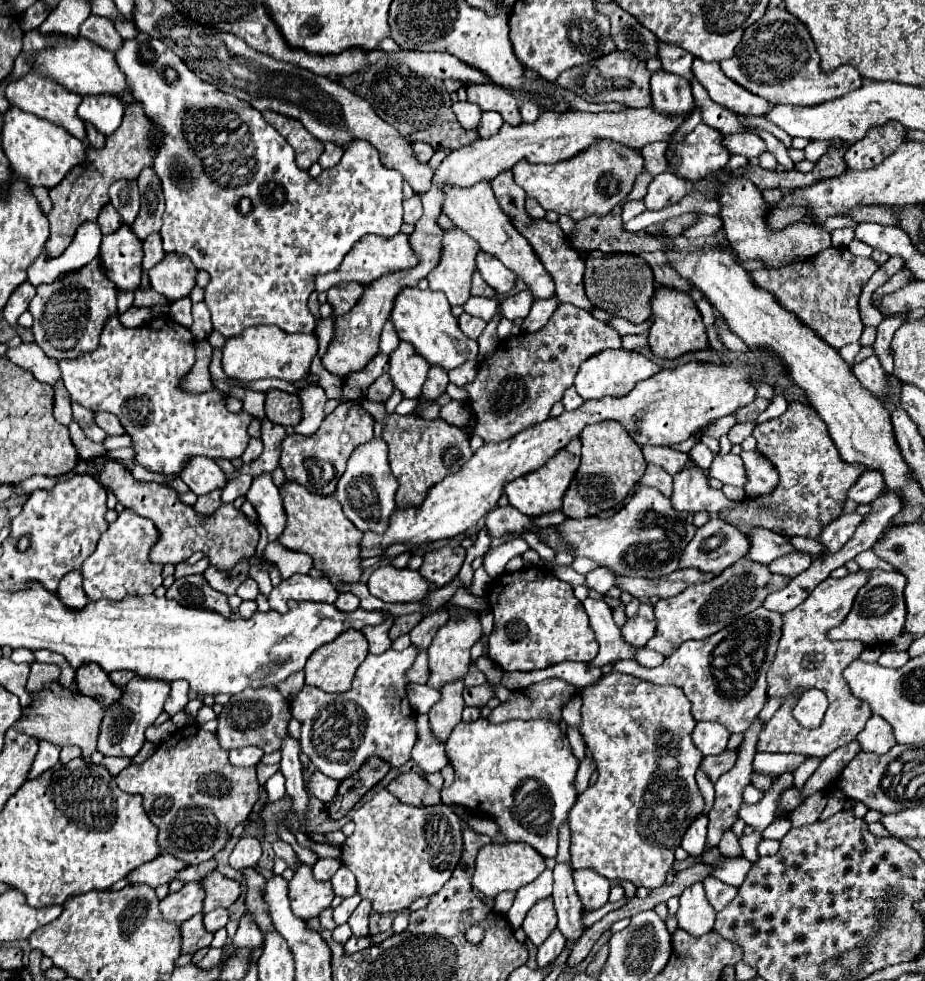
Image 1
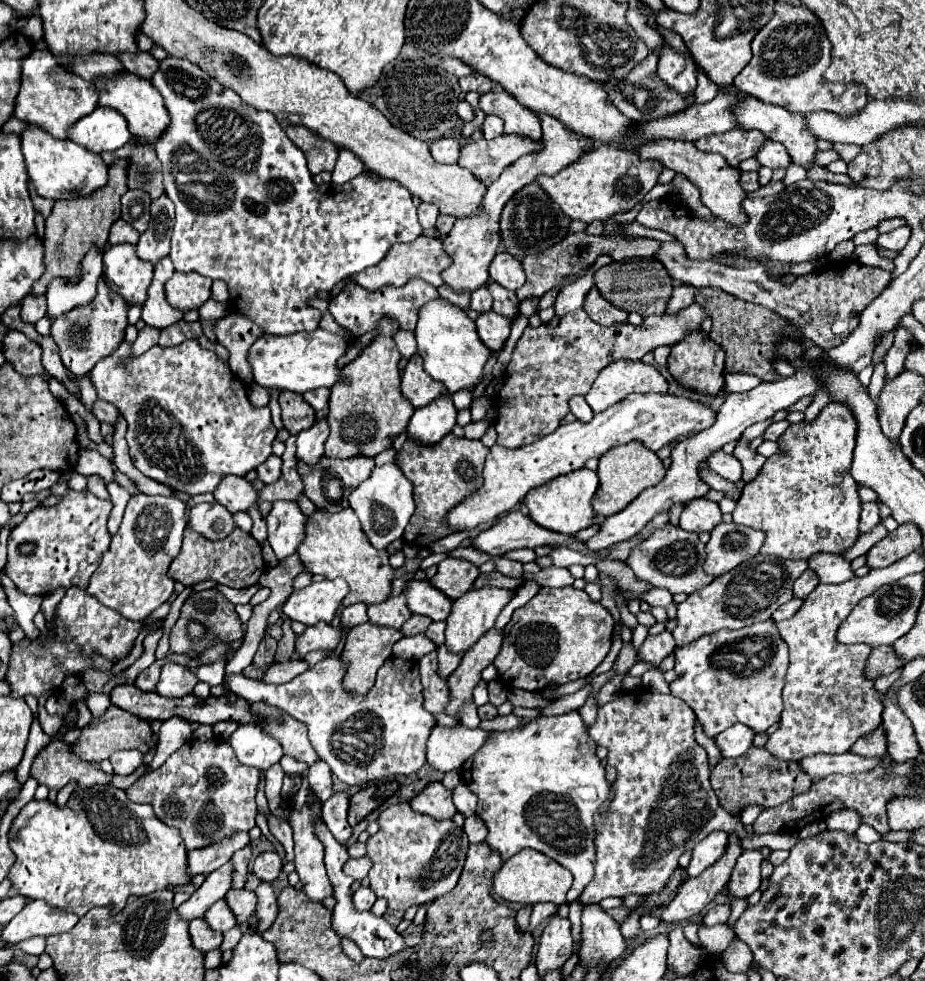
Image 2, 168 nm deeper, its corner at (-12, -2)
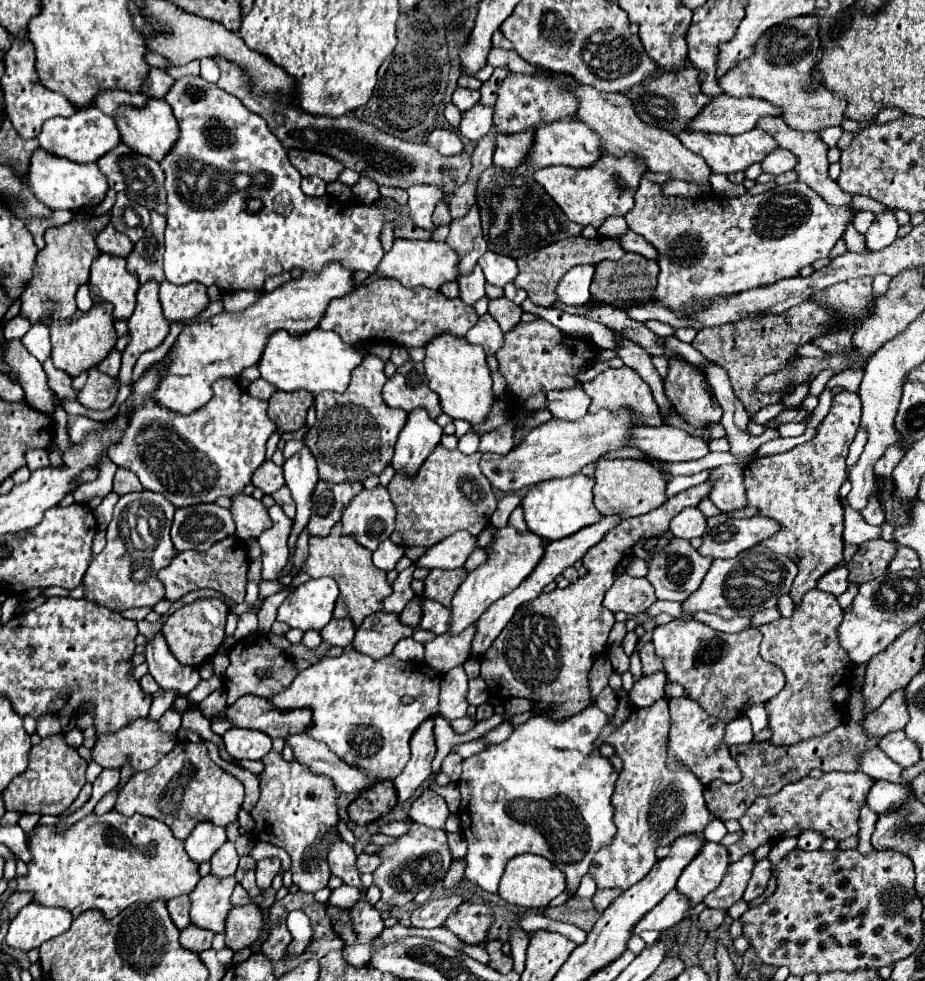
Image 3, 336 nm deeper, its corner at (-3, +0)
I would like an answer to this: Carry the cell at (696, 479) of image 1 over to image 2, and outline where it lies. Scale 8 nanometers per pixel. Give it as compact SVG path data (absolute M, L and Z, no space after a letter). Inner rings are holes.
M698 497L694 501L690 501L682 515L680 515L680 527L686 531L712 531L722 519L722 511L718 507L718 503L706 499L706 497Z

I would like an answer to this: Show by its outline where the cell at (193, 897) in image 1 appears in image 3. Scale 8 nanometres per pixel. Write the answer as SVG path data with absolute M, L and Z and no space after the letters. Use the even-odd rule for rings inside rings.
M227 841L227 843L223 843L223 845L213 853L213 857L211 857L213 875L217 875L217 877L235 875L237 863L239 863L239 855L237 855L237 851L235 851L235 843Z

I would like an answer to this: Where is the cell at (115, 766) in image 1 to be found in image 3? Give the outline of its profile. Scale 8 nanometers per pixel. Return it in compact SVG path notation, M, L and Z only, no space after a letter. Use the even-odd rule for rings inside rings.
M63 735L45 737L39 745L35 745L29 753L29 767L25 775L19 775L9 787L3 791L3 805L7 811L17 813L39 813L39 815L59 815L77 799L81 787L87 783L85 779L87 761L79 757L73 747L67 747Z

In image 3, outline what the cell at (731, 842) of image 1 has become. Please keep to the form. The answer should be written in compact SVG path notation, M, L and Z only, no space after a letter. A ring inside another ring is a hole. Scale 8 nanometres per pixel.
M745 855L741 863L731 863L727 867L727 873L721 881L721 885L705 897L707 907L717 907L717 909L729 909L733 903L737 903L743 897L743 891L747 887L747 881L753 871L753 855Z

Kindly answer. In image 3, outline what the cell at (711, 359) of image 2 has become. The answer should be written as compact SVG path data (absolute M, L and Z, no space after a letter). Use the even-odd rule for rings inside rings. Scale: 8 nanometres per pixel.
M671 359L665 379L665 395L673 409L691 427L709 427L721 421L721 407L709 391L709 383L695 365Z

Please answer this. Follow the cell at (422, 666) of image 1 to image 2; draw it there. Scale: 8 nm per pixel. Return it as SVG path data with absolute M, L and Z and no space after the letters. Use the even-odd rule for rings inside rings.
M444 645L438 647L438 675L440 677L446 679L460 665L460 661L462 661L462 653L460 655L454 655Z

